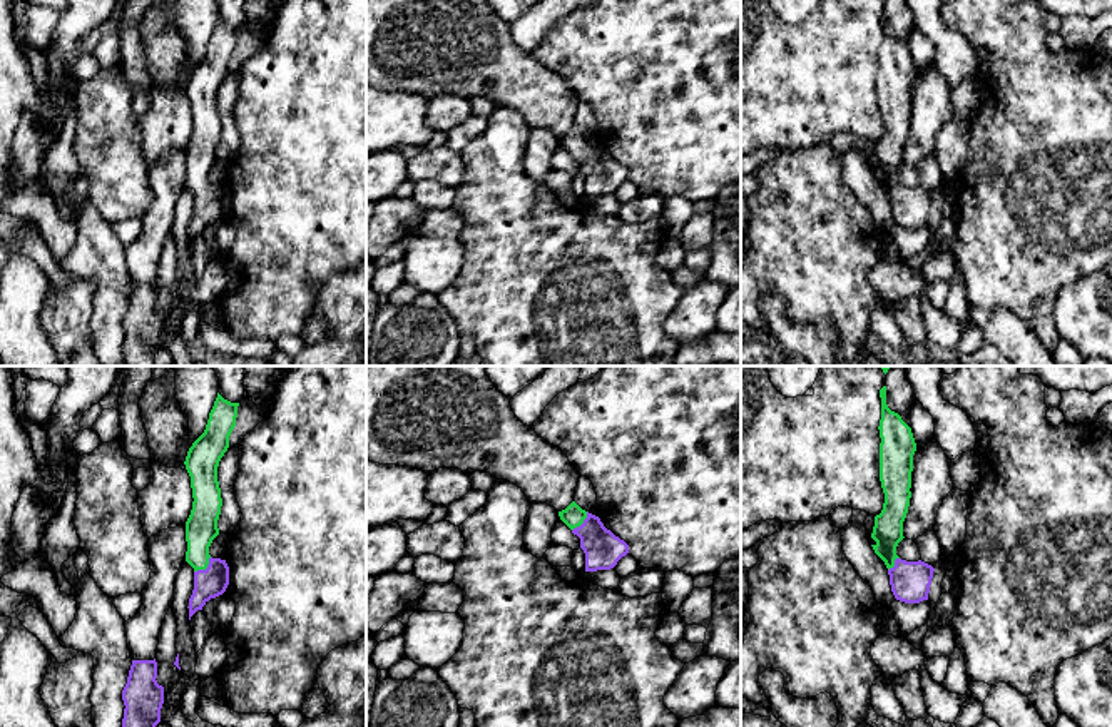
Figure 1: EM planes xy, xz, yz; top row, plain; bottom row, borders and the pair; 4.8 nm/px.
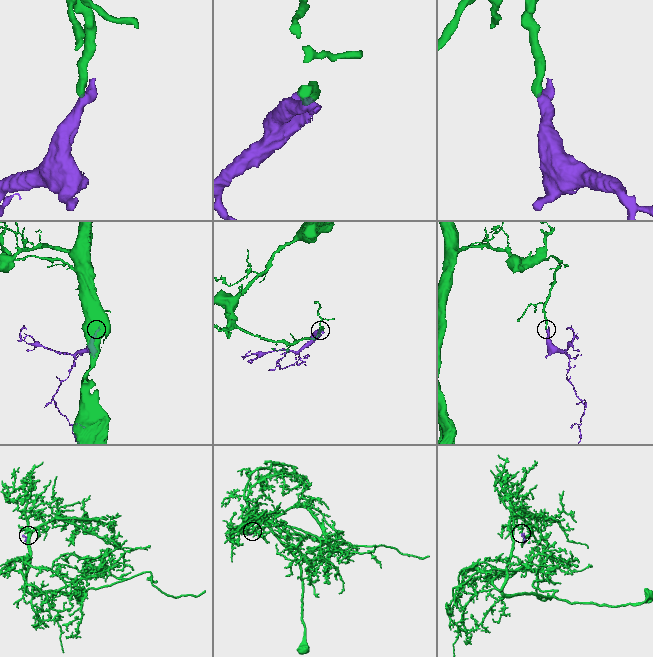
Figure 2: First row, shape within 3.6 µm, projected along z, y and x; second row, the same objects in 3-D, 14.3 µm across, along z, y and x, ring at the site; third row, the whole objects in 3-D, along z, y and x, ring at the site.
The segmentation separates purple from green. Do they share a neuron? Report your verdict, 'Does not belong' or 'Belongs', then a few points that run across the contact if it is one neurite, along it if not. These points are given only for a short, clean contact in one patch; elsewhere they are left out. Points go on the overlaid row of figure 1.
Belongs. Line: xy (208, 584), (206, 569), (201, 560), (201, 528)

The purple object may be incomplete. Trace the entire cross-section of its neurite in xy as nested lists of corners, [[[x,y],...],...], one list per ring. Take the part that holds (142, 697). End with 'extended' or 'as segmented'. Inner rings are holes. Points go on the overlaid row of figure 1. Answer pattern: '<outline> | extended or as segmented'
[[[132,660],[127,684],[122,690],[122,727],[156,727],[161,722],[164,687],[157,684],[157,662]]] | as segmented

